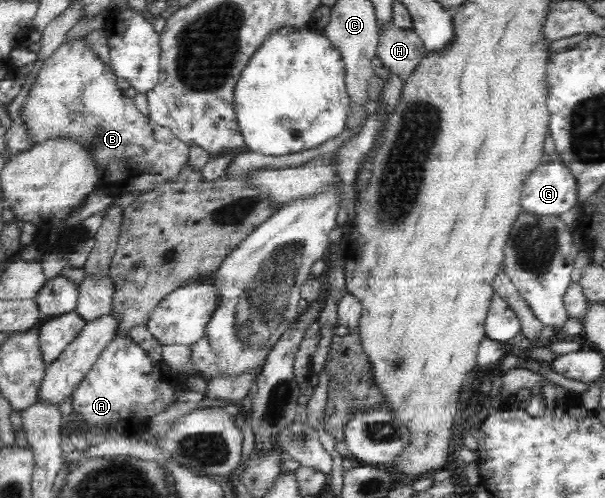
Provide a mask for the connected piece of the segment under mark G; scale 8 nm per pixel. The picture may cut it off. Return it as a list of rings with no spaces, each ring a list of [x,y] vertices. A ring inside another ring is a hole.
[[[556,157],[531,172],[520,197],[521,213],[541,217],[561,217],[577,202],[578,184]]]

